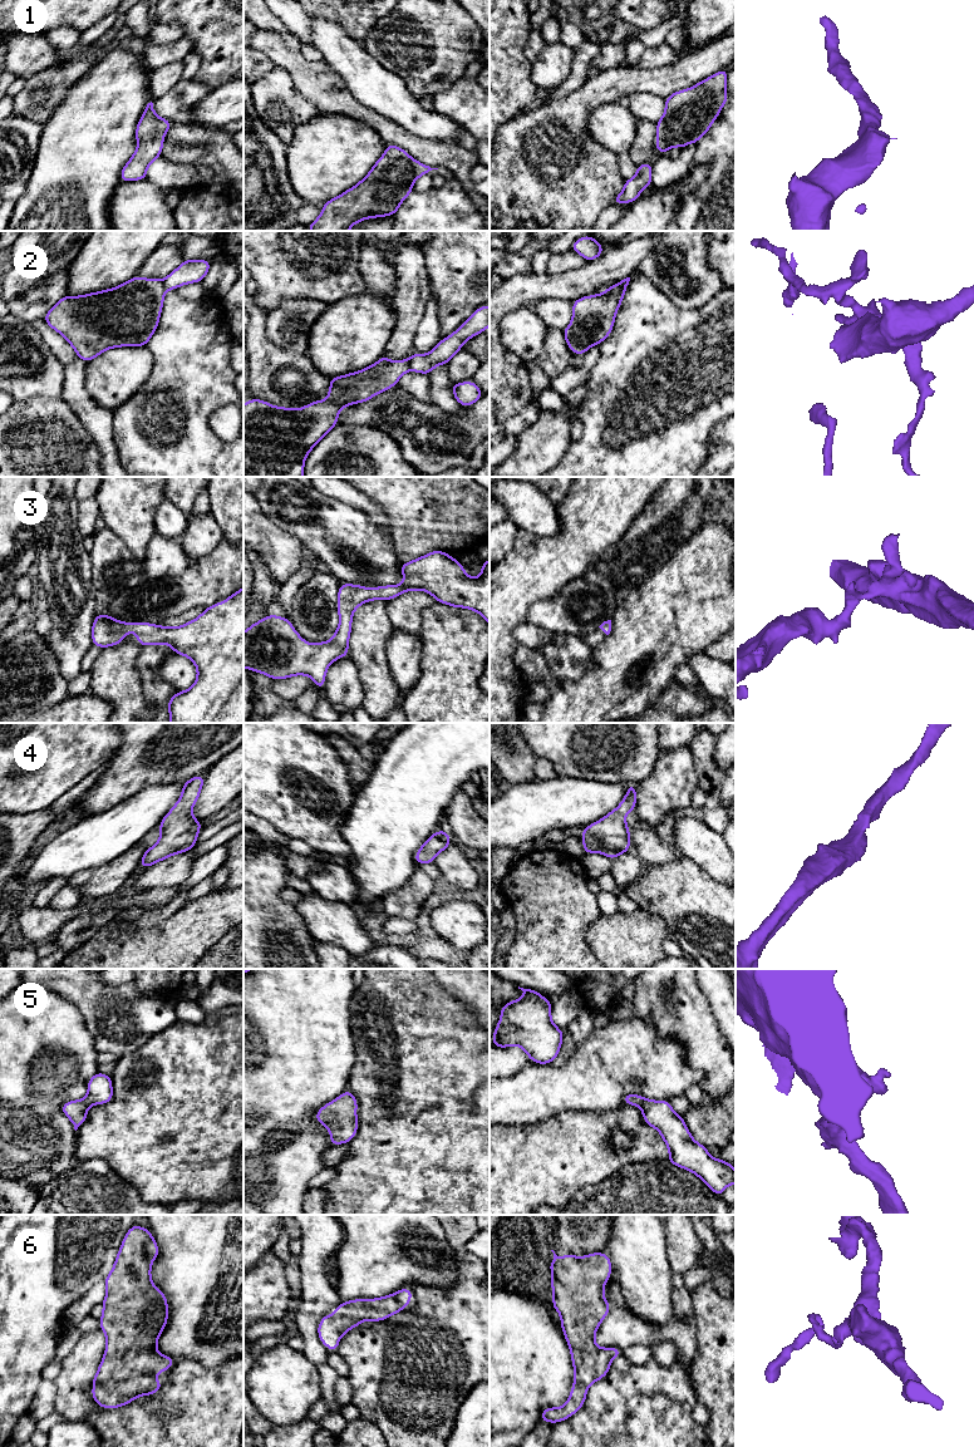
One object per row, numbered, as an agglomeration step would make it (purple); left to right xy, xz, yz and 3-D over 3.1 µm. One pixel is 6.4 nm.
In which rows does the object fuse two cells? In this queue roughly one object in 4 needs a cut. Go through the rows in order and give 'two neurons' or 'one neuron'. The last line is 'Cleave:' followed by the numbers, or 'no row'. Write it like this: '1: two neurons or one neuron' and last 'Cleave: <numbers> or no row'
1: one neuron
2: two neurons
3: one neuron
4: one neuron
5: one neuron
6: one neuron
Cleave: 2

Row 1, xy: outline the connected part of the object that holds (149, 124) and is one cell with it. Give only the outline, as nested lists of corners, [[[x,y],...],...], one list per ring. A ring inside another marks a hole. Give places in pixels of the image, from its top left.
[[[148,103],[136,128],[137,149],[120,172],[120,181],[147,179],[147,167],[163,149],[163,138],[172,125],[172,120],[162,119]]]

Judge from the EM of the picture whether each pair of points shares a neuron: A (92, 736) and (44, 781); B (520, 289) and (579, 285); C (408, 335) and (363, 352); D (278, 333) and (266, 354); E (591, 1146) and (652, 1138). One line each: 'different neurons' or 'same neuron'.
A: same neuron
B: same neuron
C: different neurons
D: different neurons
E: same neuron

